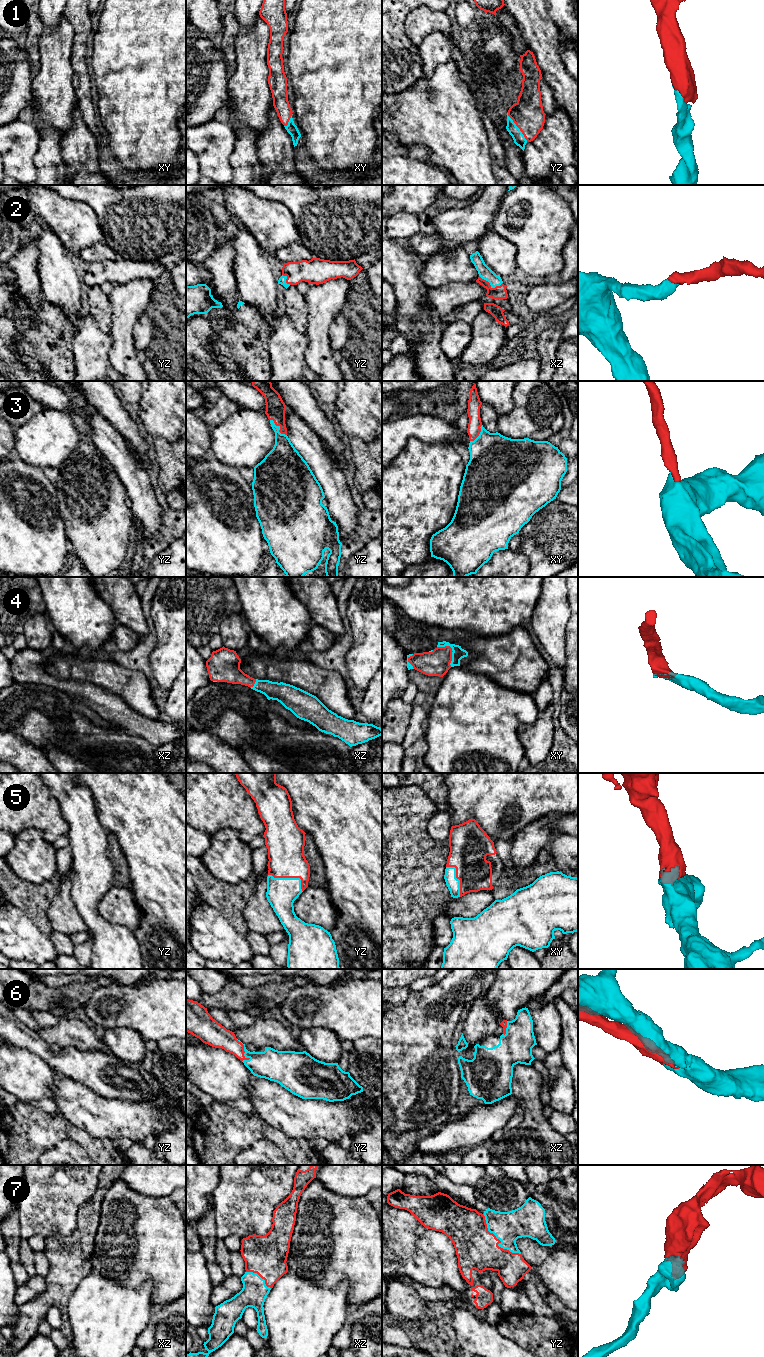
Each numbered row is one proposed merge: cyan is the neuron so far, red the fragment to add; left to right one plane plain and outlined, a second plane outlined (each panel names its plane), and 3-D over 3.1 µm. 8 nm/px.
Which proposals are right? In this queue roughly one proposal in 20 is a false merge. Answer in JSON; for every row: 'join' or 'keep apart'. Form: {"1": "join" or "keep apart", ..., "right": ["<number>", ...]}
{"1": "join", "2": "join", "3": "join", "4": "join", "5": "join", "6": "join", "7": "join", "right": ["1", "2", "3", "4", "5", "6", "7"]}

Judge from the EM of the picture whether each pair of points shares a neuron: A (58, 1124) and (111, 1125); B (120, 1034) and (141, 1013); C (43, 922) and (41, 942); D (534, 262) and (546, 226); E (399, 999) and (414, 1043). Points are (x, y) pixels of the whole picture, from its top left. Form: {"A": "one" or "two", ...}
{"A": "two", "B": "two", "C": "two", "D": "one", "E": "two"}

